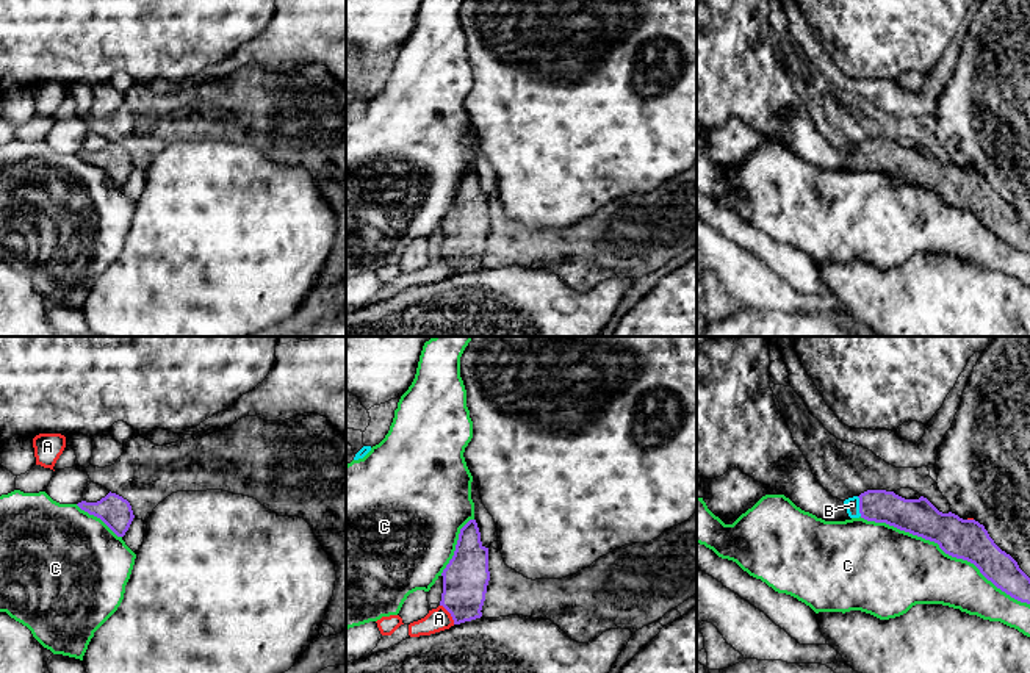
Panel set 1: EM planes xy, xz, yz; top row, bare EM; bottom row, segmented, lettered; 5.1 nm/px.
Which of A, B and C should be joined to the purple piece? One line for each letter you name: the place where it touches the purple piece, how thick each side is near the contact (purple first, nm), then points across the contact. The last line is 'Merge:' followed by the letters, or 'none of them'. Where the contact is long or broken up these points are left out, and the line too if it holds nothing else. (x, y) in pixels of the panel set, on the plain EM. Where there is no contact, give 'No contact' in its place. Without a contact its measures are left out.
B: Touches purple at yz (860, 155). Thickness 170 nm (purple) against 80 nm. Path across: yz (880, 155), (860, 155), (852, 154)
Merge: B

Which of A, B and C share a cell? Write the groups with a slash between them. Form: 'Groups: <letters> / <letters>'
Groups: A / B / C

